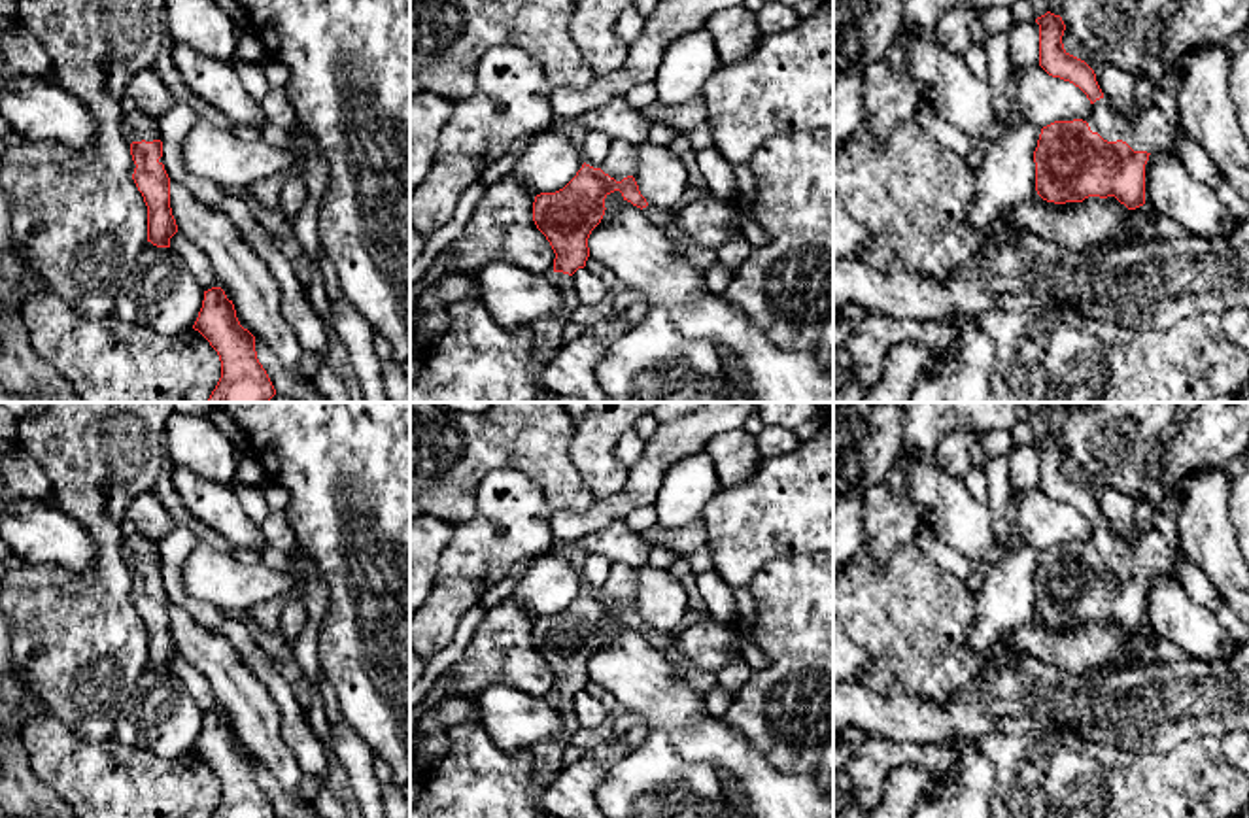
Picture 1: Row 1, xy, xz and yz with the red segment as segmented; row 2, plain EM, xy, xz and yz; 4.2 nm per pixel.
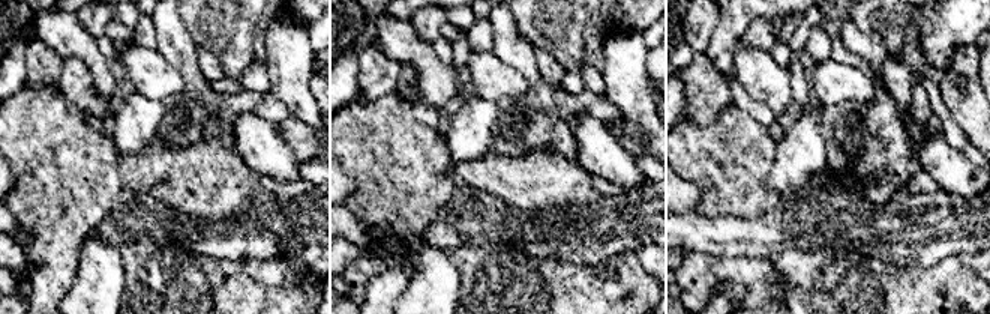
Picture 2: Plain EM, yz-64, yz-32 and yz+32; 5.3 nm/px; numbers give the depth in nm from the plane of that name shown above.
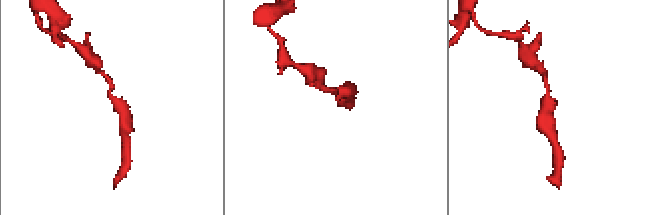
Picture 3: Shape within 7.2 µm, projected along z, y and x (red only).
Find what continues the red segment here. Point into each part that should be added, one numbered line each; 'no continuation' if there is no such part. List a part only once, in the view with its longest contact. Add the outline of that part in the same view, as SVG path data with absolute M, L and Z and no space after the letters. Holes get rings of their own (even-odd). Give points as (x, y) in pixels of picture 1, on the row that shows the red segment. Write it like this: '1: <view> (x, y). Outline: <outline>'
1: yz (1151, 131). Outline: M1104 96L1090 108L1086 123L1092 132L1098 132L1107 142L1122 140L1134 151L1156 151L1175 147L1177 132L1170 125L1168 117L1155 106L1149 106L1139 113L1136 121L1130 121L1119 113Z

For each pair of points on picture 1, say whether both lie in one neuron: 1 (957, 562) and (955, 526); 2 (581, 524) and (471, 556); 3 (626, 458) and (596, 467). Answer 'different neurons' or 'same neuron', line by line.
1: different neurons
2: different neurons
3: different neurons

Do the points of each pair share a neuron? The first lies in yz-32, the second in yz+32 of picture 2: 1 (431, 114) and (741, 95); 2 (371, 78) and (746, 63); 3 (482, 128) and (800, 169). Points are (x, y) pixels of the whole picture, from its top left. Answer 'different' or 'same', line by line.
1: same
2: different
3: same

